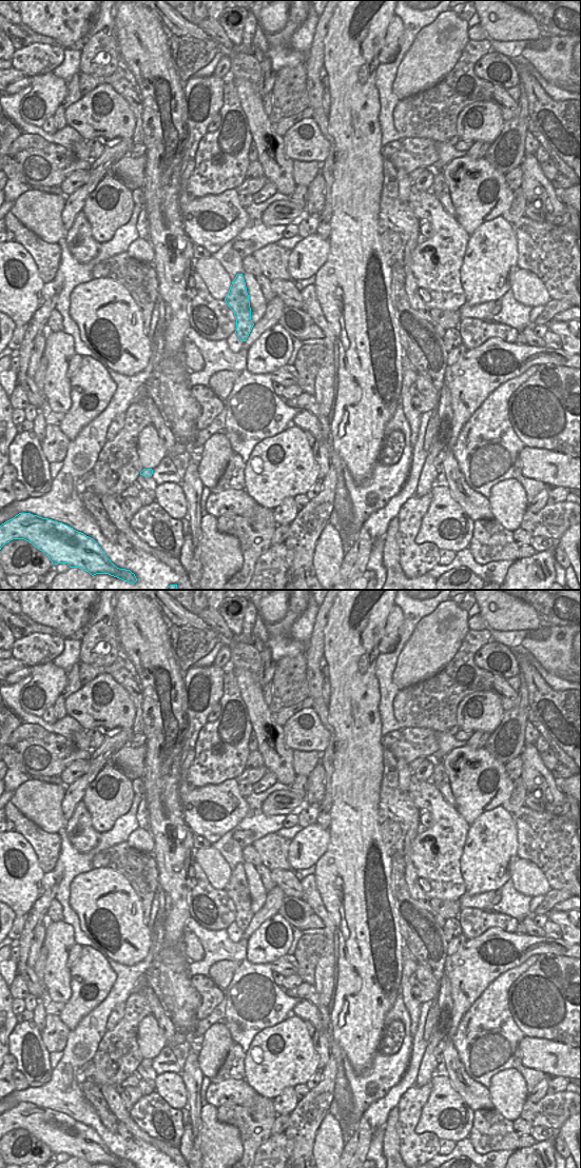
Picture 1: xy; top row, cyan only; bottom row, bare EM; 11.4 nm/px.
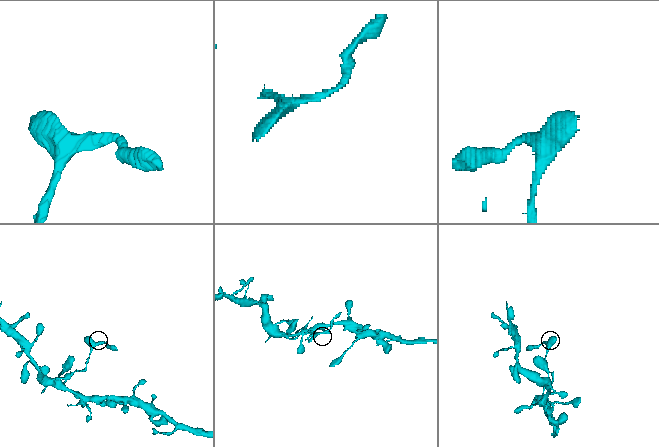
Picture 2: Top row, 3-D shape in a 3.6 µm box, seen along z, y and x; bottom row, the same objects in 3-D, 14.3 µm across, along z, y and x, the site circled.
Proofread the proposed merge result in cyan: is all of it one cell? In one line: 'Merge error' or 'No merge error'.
Merge error.

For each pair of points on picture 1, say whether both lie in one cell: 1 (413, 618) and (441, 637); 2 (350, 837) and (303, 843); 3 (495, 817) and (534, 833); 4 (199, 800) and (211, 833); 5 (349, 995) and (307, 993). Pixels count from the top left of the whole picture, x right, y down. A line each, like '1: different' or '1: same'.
1: different
2: different
3: different
4: same
5: different

